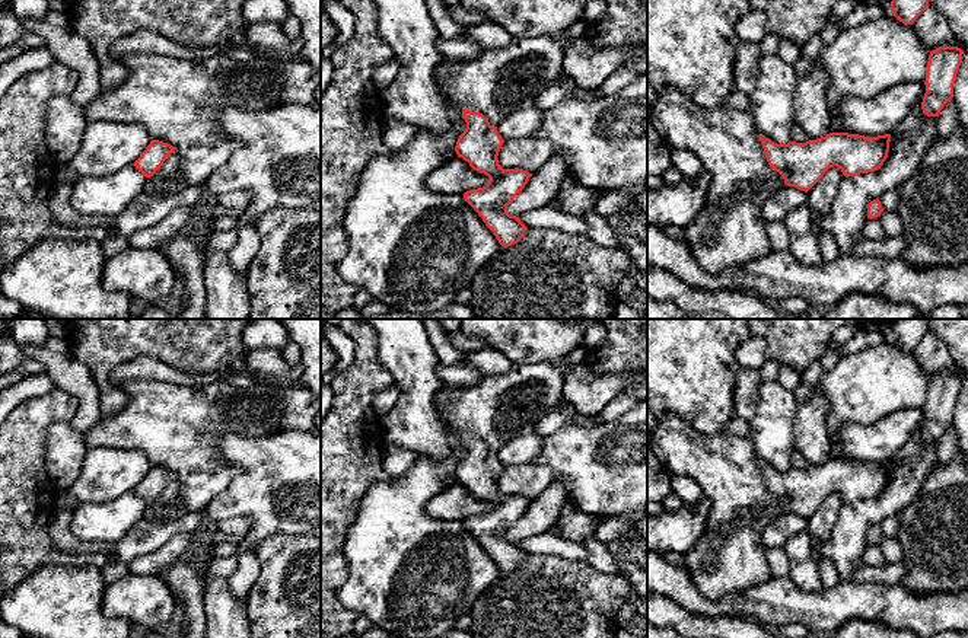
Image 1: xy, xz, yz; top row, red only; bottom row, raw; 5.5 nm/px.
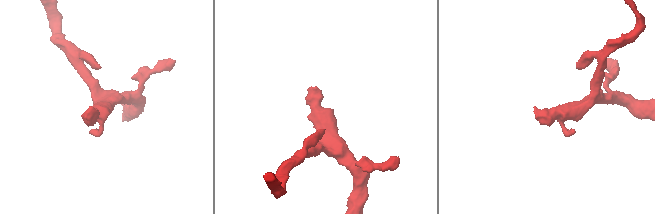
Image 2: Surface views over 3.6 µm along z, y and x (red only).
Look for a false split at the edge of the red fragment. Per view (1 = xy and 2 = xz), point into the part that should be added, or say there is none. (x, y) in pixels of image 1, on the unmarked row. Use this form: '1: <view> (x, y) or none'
1: xy (168, 504)
2: xz (499, 408)

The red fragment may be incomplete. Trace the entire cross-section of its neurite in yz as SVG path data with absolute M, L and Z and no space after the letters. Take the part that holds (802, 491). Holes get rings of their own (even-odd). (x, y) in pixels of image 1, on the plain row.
M671 412L657 417L657 428L650 431L650 447L671 475L694 479L710 501L703 537L682 555L682 565L697 590L710 602L773 578L761 536L778 514L789 511L808 519L834 492L844 503L875 498L886 487L891 468L891 460L864 463L830 459L806 469L777 470L757 459L749 437L738 437L726 430L703 434Z

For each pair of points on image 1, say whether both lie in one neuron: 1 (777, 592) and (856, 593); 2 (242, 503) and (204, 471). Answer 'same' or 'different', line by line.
1: same
2: different

